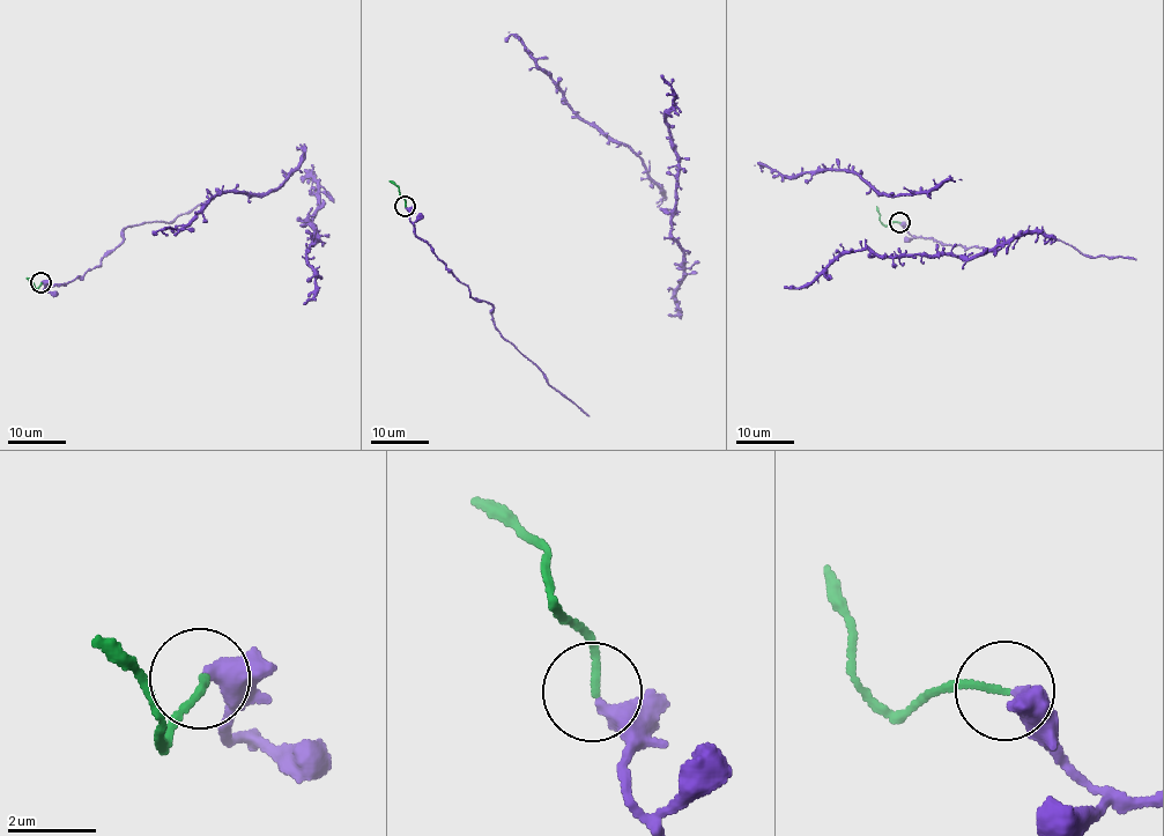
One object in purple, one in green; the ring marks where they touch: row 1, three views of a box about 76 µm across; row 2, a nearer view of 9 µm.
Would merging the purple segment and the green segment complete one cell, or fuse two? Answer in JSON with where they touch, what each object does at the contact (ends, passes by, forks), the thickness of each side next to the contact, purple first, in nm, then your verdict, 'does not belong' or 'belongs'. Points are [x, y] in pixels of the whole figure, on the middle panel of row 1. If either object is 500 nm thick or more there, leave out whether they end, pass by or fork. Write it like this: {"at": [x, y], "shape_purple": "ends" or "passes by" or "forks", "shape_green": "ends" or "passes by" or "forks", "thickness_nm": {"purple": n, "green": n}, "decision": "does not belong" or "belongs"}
{"at": [405, 206], "shape_purple": "ends", "shape_green": "ends", "thickness_nm": {"purple": 440, "green": 150}, "decision": "belongs"}

